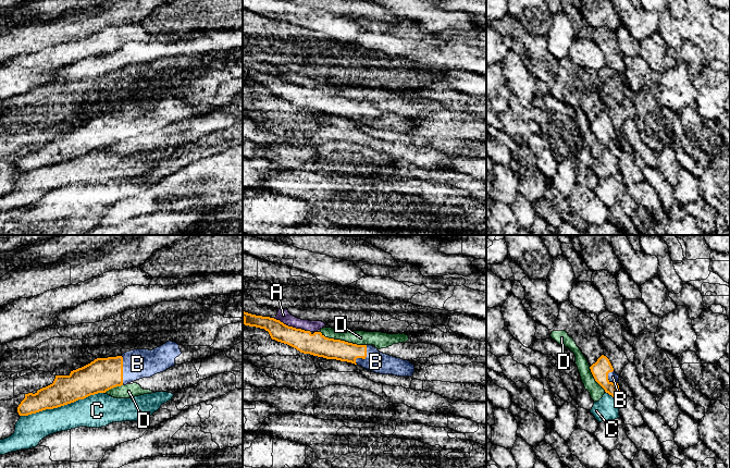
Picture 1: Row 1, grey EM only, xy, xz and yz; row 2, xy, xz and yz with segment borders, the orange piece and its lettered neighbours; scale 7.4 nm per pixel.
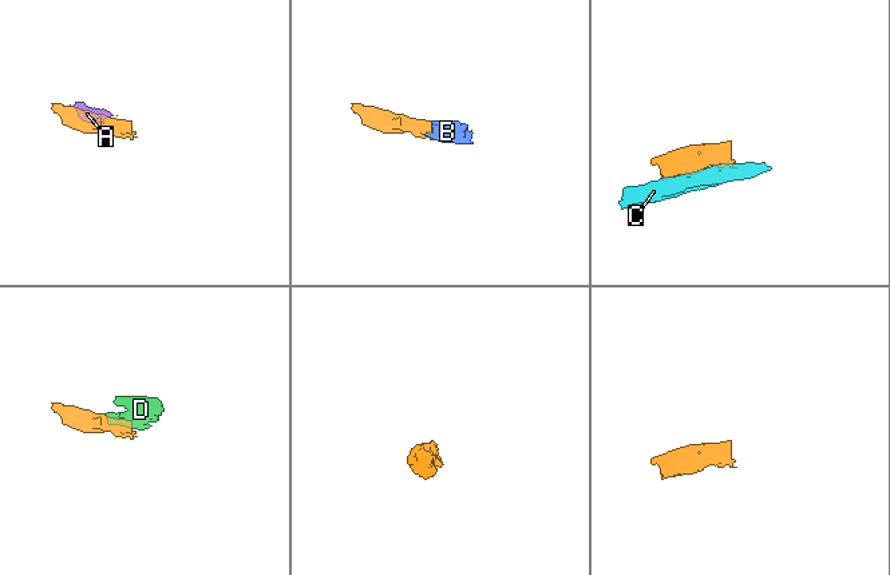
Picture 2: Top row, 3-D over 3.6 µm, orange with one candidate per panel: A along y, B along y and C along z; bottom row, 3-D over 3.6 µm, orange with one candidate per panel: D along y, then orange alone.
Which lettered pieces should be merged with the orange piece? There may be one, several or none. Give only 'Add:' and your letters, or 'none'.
Add: B

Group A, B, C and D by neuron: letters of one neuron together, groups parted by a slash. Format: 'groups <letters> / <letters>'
groups A D / B / C

